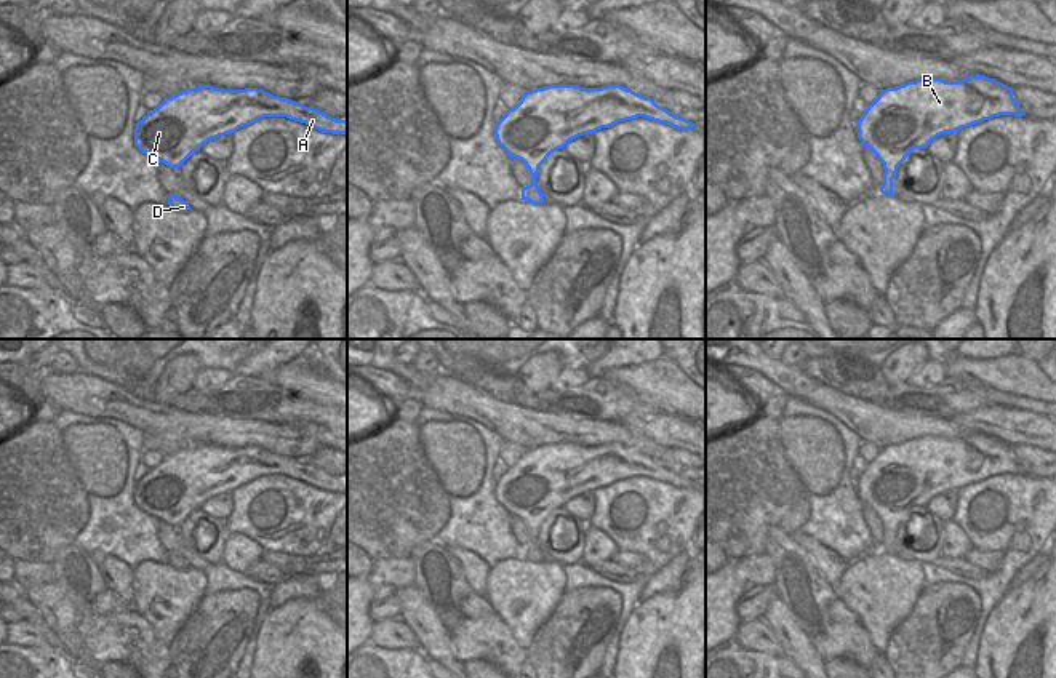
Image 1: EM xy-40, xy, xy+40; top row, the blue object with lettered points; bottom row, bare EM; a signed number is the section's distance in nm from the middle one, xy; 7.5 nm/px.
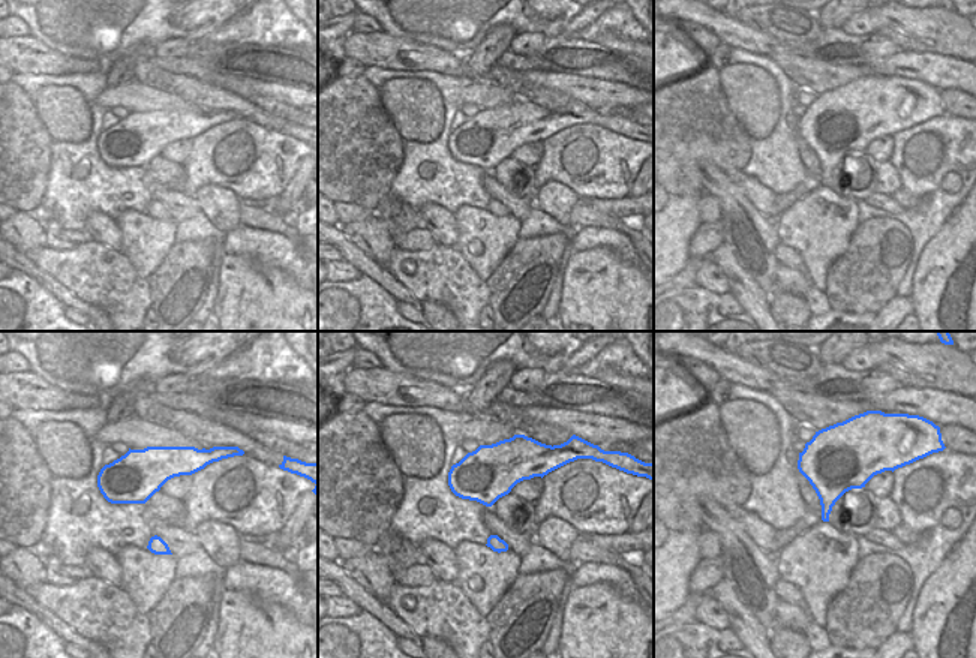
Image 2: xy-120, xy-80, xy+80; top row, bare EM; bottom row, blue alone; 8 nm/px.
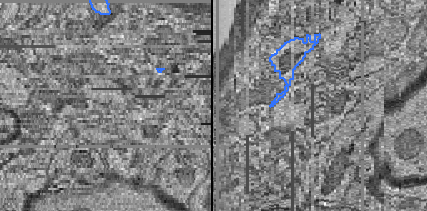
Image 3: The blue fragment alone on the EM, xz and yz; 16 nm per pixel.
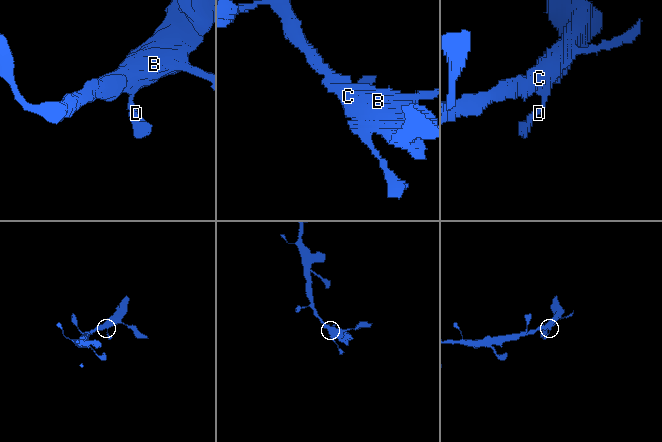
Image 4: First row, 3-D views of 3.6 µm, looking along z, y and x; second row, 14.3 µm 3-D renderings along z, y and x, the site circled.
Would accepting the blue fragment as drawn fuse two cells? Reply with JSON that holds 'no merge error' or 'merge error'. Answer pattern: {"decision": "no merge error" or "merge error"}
{"decision": "no merge error"}

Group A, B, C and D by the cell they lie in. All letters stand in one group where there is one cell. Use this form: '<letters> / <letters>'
A B C D

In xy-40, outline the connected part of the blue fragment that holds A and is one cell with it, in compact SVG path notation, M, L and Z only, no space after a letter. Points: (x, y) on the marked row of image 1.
M186 88L165 98L134 128L134 146L158 163L178 170L203 144L232 134L264 117L286 117L322 133L347 134L347 122L264 90Z

